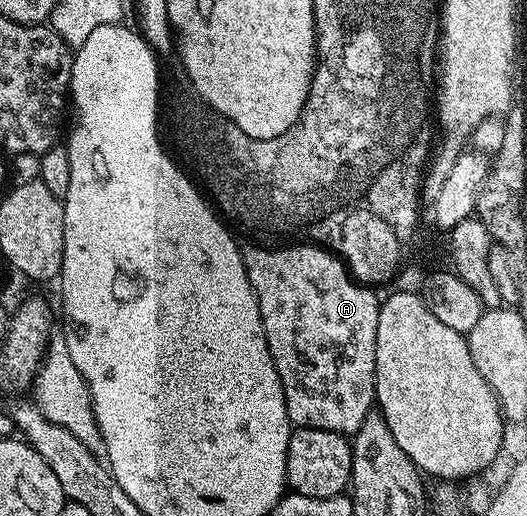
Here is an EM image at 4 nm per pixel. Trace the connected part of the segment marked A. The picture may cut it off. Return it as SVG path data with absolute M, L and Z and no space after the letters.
M246 245L242 247L242 260L260 305L276 373L280 373L284 385L291 424L295 428L328 429L347 437L355 436L376 403L374 374L379 296L374 296L369 286L355 281L337 255L317 245L282 245L277 249Z

